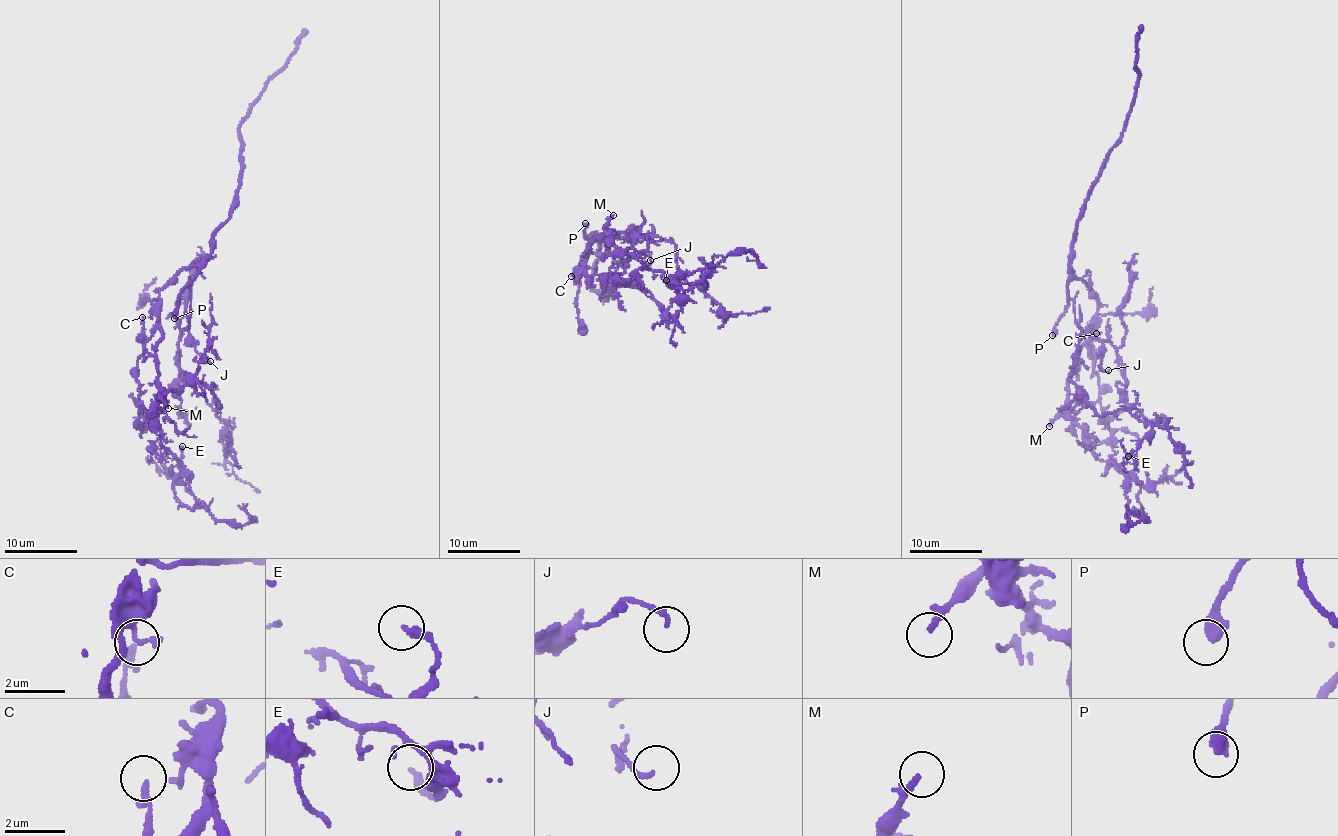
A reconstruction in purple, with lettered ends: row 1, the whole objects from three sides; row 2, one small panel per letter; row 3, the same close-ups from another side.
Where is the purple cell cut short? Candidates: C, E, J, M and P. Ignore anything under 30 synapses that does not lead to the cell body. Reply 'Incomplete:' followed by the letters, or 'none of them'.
Incomplete: M, P

